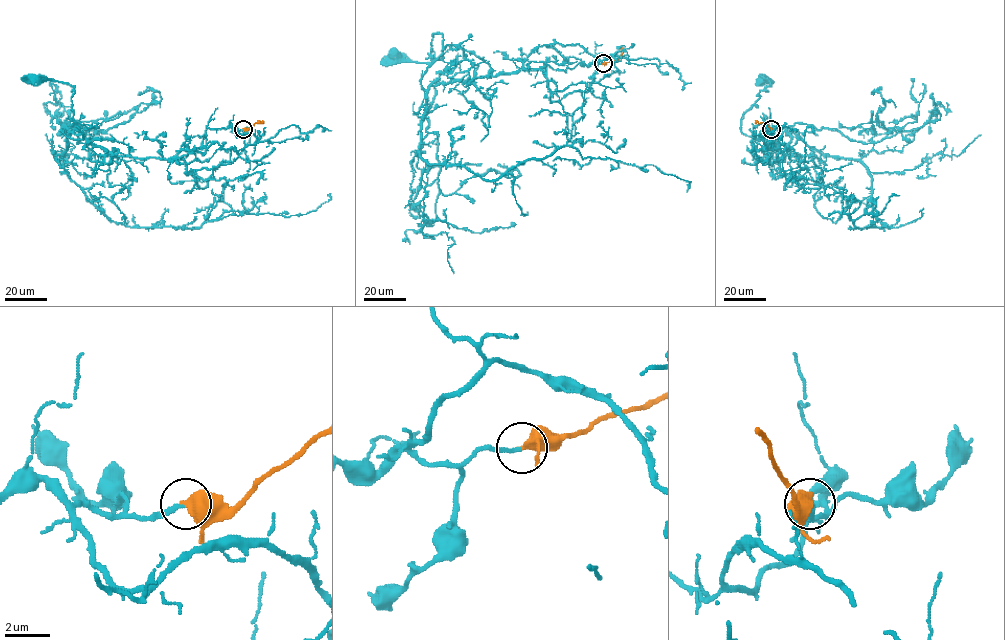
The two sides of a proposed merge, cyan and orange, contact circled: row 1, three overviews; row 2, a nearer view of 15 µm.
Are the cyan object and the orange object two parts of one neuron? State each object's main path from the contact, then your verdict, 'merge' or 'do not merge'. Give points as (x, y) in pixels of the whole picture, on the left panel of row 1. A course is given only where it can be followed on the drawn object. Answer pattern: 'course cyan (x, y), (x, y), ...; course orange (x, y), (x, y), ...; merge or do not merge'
course cyan (243, 129), (208, 129), (199, 147), (167, 158), (119, 156), (68, 136), (83, 135), (74, 86), (36, 78); course orange (243, 129), (261, 121); merge

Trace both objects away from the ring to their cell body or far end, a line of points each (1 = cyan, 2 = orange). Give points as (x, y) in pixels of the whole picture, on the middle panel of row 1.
1: (603, 63), (568, 57), (425, 90), (421, 79), (442, 52), (441, 34), (433, 35), (431, 63), (395, 55)
2: (603, 63), (616, 59), (623, 52), (621, 47)

